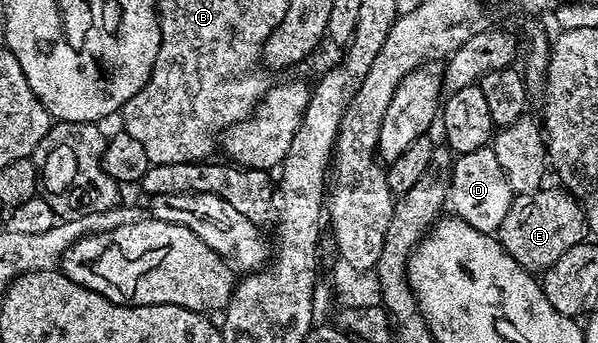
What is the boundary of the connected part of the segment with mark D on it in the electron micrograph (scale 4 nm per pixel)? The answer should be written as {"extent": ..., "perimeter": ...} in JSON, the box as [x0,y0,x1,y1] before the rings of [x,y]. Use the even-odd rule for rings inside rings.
{"extent":[448,145,515,233],"perimeter":[[[486,145],[454,158],[448,202],[451,211],[453,207],[452,214],[456,218],[467,221],[467,225],[480,231],[495,233],[499,225],[503,225],[503,217],[507,217],[507,209],[511,209],[514,198],[515,192],[511,189],[492,146]]]}

